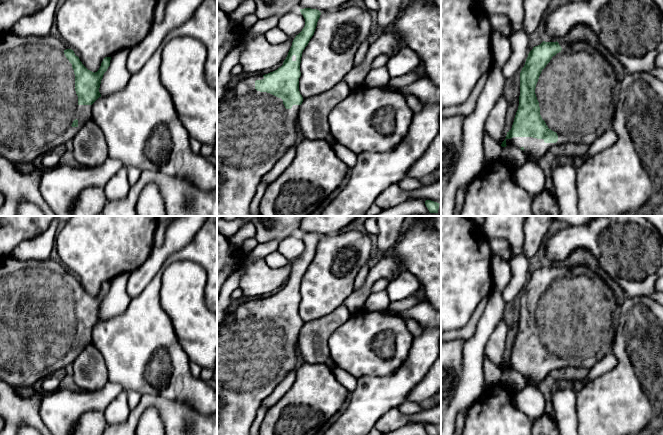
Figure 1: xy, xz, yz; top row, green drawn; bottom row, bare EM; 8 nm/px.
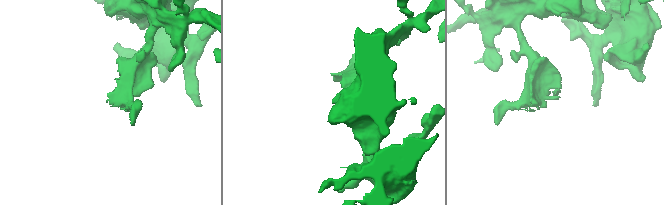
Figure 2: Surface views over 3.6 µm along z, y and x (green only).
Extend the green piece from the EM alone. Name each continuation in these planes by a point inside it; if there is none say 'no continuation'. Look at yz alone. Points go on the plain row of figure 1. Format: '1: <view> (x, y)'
1: yz (576, 315)

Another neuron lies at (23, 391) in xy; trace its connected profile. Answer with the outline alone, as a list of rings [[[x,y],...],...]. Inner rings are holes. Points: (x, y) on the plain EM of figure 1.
[[[13,386],[16,393],[23,397],[31,397],[36,394],[34,387],[22,387],[22,386]]]

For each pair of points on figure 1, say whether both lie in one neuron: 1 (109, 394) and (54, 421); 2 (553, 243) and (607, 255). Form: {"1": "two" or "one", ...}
{"1": "one", "2": "one"}

